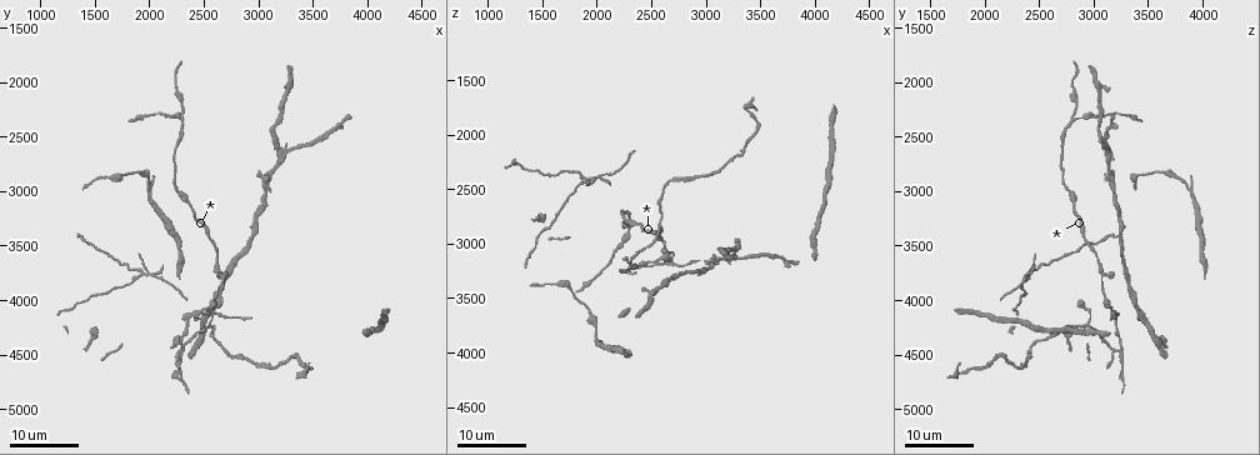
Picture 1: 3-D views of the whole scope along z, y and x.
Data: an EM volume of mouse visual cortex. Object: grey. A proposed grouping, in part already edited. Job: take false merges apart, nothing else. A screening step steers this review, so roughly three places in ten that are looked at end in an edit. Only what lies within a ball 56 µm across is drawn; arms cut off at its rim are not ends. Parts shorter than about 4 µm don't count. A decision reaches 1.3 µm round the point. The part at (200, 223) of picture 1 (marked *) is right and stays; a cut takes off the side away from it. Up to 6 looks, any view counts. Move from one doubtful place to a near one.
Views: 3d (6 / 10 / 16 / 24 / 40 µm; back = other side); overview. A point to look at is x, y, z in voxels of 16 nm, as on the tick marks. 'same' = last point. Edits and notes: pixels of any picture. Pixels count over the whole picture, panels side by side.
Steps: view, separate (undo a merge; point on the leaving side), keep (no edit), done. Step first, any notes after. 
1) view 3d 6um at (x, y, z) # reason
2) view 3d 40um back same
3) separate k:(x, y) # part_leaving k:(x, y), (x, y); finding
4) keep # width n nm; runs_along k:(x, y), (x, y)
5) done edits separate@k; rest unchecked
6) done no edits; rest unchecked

view 3d 24um at (1900, 3760, 2420) # four-way junction

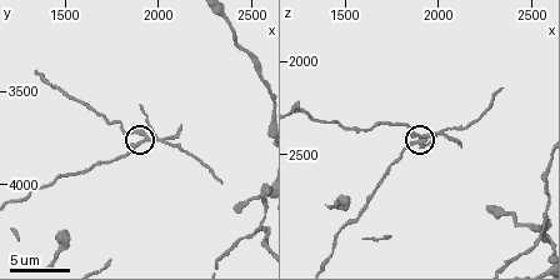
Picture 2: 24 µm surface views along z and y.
view 3d 6um at (1920, 3760, 2420) # closer look

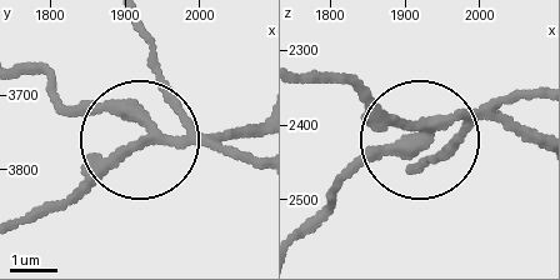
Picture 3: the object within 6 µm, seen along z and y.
separate 3:(88, 106) # arms 4; part_leaving 3:(151, 134), (24, 74); two neurons meet here

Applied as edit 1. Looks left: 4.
view overview

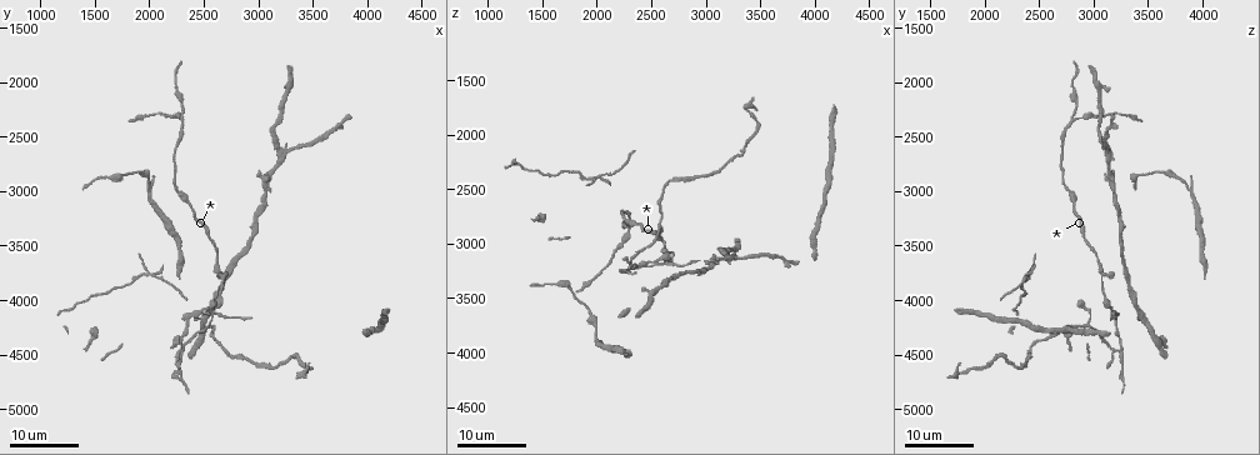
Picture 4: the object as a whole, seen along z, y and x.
view 3d 16um at (2520, 4100, 3200) # branch point

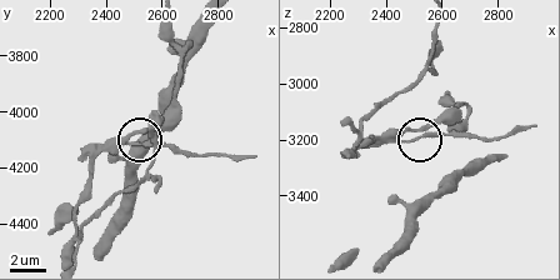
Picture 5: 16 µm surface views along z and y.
view 3d 6um at (2510, 4110, 3200) # zoom in

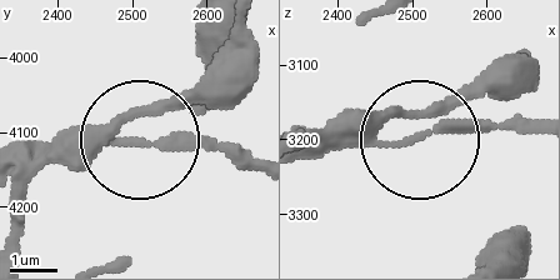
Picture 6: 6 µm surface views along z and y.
keep # continuous, no second neuron

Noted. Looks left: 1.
done edits separate@3; rest unchecked

